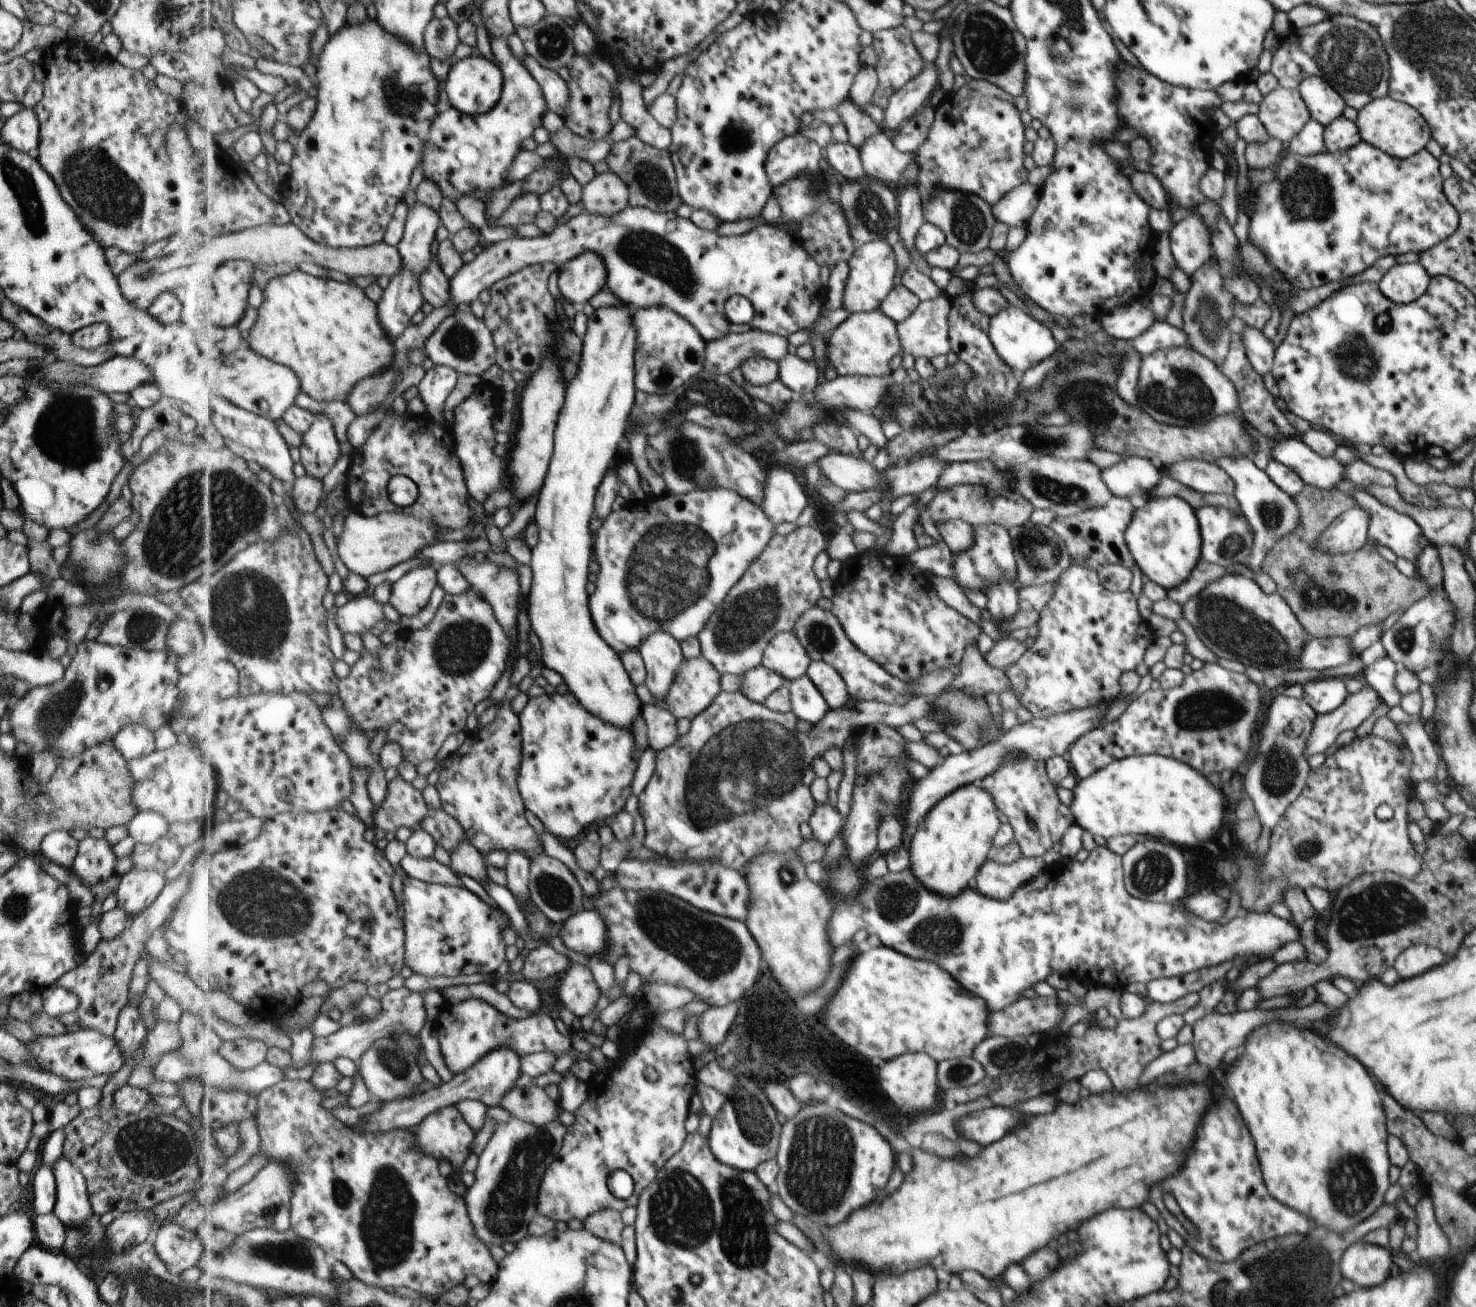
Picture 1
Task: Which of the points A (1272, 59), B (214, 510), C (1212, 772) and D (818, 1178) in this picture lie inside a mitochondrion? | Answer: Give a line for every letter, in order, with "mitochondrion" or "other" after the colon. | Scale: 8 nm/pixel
A: other
B: mitochondrion
C: other
D: mitochondrion

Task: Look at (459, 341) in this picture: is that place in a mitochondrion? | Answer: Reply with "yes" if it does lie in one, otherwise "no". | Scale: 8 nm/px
yes

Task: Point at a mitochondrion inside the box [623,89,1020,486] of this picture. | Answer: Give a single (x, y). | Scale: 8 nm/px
(715, 397)

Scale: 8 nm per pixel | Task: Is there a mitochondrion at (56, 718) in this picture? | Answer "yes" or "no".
yes

